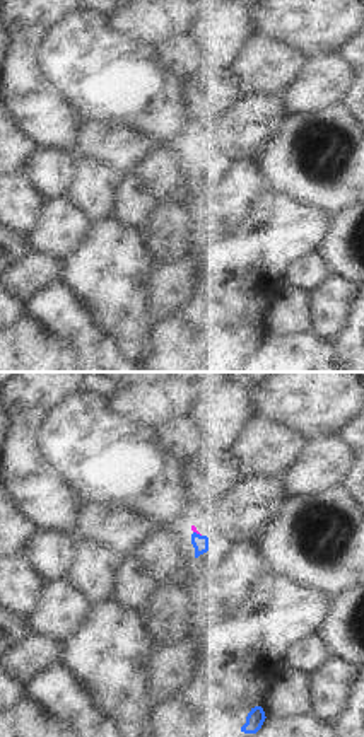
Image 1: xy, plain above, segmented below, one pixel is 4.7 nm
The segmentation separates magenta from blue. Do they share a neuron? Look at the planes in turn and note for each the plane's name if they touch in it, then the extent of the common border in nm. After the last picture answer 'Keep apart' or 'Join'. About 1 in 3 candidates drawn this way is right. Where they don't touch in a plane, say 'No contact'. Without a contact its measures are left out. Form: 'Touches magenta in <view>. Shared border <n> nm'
Touches magenta in xy. Shared border 50 nm

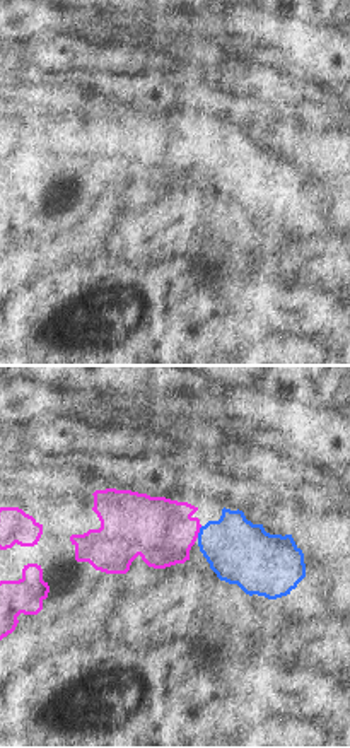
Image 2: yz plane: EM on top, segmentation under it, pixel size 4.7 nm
Touches magenta in yz. Shared border 60 nm

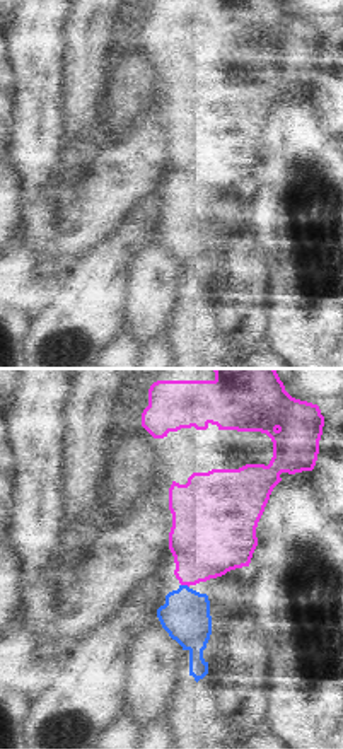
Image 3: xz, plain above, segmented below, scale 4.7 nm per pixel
Touches magenta in xz. Shared border 40 nm

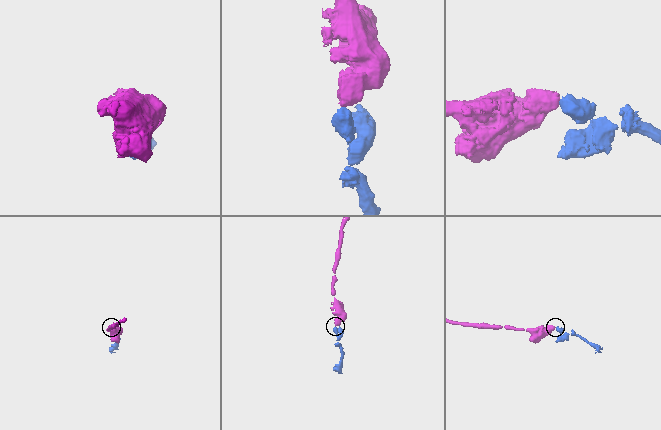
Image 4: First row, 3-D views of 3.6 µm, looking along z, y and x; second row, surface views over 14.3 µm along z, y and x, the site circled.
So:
Join

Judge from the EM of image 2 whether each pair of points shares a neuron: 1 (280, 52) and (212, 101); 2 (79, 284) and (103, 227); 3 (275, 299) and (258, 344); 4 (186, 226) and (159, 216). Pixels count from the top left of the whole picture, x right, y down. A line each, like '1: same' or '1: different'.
1: different
2: different
3: different
4: same

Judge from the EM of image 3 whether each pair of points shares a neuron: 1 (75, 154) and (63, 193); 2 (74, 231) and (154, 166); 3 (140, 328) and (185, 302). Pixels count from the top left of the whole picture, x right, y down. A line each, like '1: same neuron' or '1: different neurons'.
1: same neuron
2: same neuron
3: same neuron

